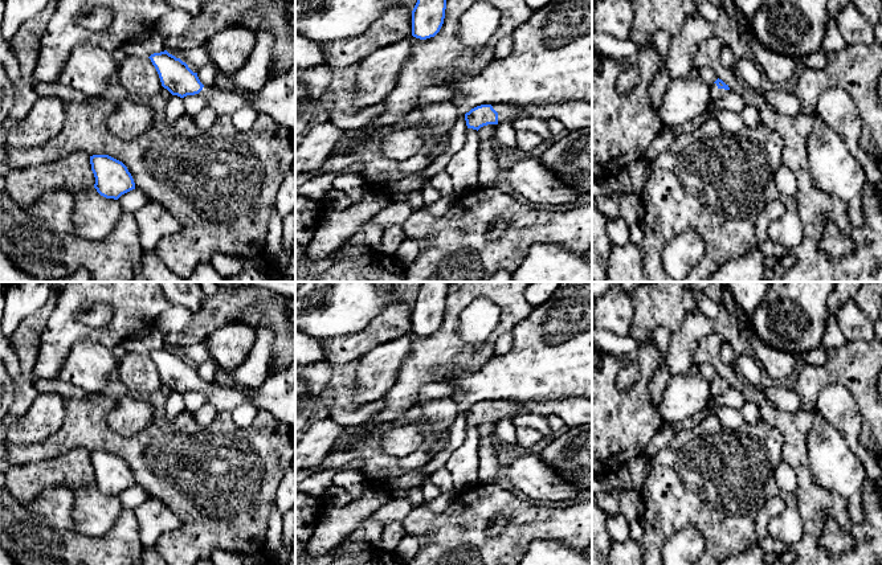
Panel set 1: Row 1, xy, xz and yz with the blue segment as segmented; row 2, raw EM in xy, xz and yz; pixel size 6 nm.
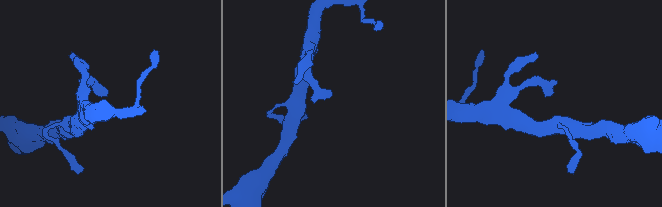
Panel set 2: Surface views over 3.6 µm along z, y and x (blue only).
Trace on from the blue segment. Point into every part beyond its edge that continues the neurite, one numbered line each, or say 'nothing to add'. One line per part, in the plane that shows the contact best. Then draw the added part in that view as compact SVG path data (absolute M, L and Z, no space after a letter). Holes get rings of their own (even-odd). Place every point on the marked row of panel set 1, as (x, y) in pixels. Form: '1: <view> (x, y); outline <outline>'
1: xz (576, 115); outline M575 101L563 103L513 106L509 103L494 103L498 112L498 123L515 122L520 118L555 118L568 132L592 128L592 103Z

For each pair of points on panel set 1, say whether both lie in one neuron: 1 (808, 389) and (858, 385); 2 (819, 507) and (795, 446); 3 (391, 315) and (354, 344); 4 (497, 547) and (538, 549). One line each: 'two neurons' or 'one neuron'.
1: one neuron
2: one neuron
3: one neuron
4: two neurons

